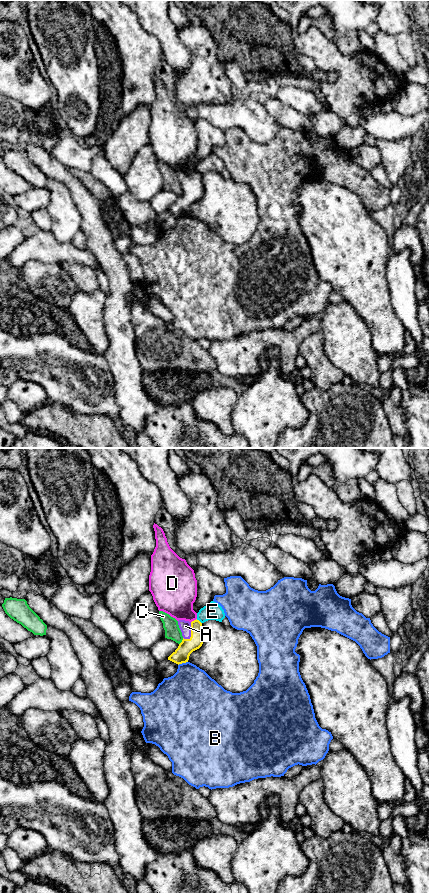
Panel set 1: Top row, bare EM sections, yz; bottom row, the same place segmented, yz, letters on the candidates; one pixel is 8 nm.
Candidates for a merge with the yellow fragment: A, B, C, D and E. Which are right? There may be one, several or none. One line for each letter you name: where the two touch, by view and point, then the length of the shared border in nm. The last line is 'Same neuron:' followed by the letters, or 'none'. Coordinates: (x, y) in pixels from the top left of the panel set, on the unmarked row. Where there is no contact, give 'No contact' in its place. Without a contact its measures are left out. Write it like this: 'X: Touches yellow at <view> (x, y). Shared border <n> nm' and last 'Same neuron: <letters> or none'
A: Touches yellow at yz (191, 184). Shared border 160 nm
Same neuron: A

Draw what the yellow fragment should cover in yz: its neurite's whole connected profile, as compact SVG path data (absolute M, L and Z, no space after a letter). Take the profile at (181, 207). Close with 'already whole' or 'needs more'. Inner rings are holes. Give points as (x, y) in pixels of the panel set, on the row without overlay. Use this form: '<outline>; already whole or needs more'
M196 171L192 174L179 172L178 177L182 184L183 192L168 209L168 212L179 217L188 214L190 206L202 198L204 190L202 175L199 172Z; needs more

